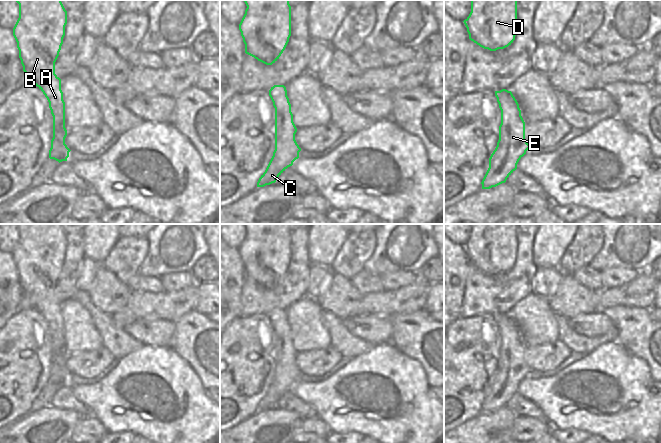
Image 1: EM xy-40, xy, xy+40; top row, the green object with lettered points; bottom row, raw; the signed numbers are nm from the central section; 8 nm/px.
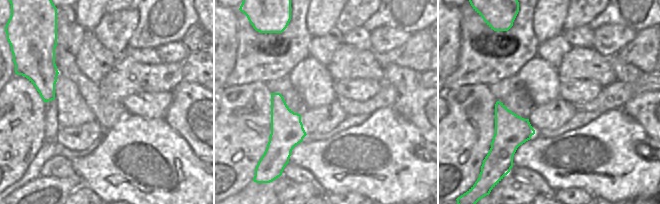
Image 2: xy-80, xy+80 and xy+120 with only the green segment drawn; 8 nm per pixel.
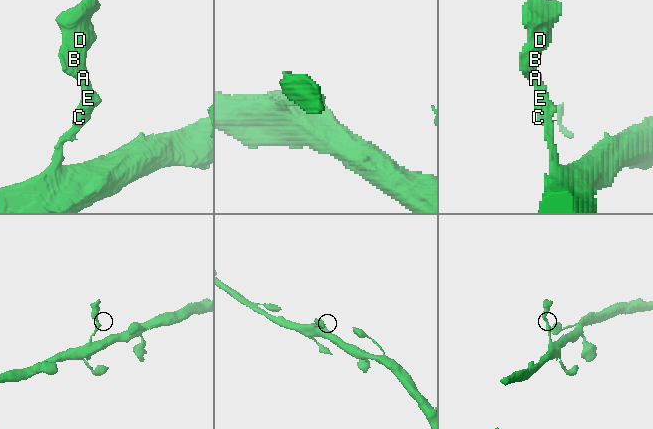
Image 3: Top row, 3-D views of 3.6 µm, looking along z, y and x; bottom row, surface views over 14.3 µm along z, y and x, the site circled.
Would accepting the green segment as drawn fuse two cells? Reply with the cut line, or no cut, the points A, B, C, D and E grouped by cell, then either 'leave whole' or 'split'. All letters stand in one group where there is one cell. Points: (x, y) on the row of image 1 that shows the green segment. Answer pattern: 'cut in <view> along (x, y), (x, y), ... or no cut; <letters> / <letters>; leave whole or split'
no cut; A B C D E; leave whole

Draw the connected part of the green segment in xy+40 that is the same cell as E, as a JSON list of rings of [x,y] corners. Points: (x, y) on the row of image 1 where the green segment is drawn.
[[[502,89],[495,91],[495,96],[501,110],[499,140],[489,158],[489,168],[481,182],[482,189],[505,183],[531,147],[525,140],[525,122],[512,92]]]

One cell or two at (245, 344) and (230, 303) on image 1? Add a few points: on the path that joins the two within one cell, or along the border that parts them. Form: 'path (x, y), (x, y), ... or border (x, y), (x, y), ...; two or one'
border (240, 314), (230, 323); two

